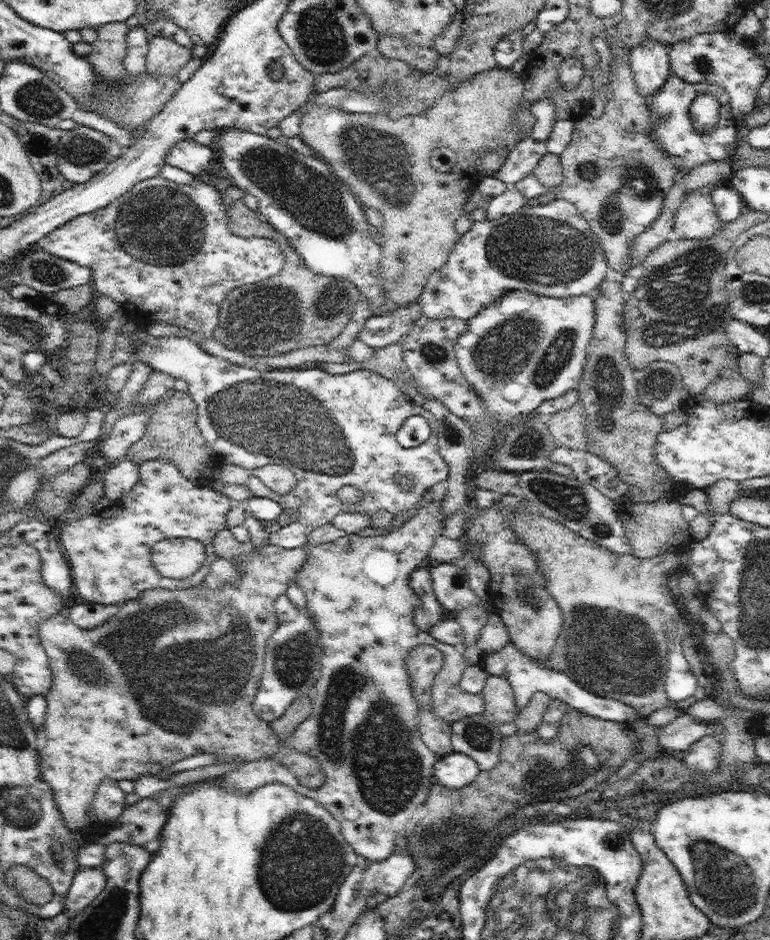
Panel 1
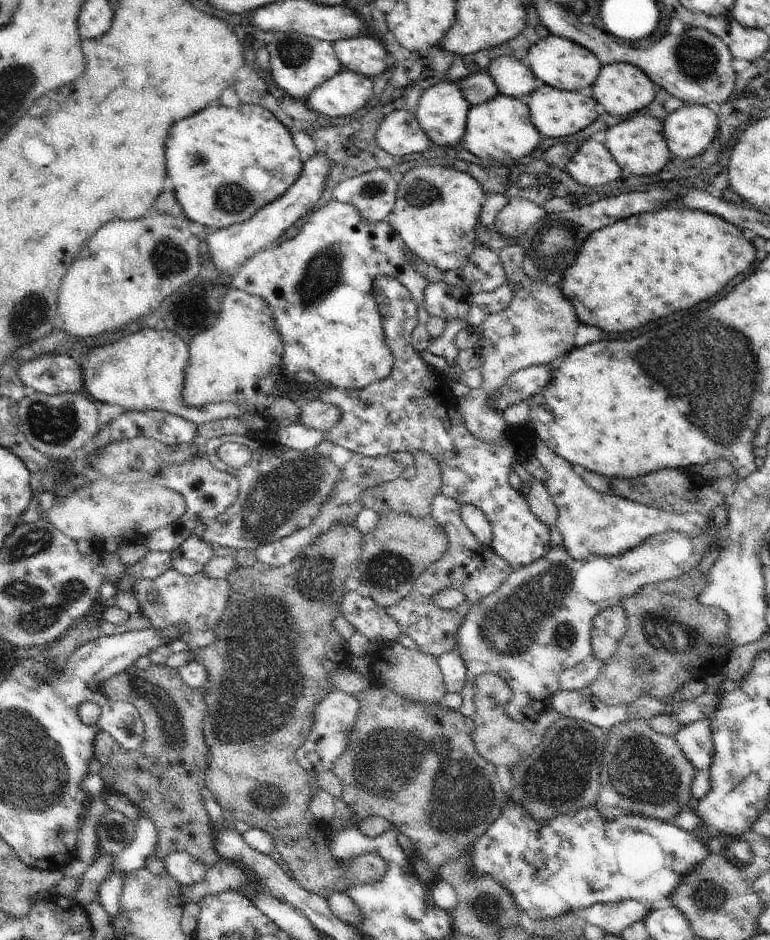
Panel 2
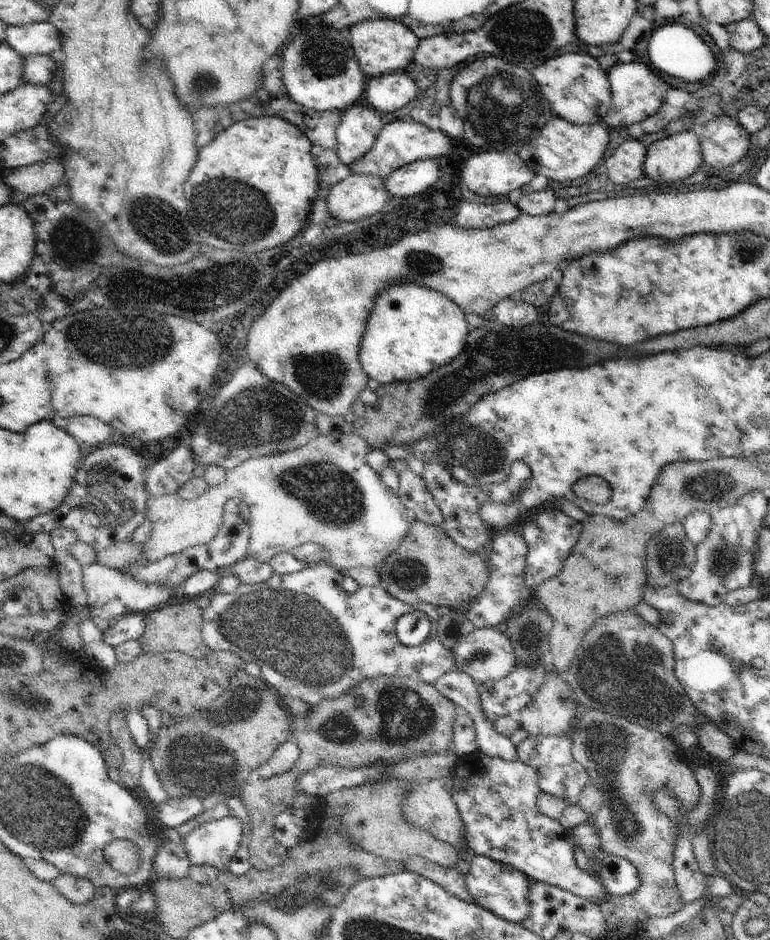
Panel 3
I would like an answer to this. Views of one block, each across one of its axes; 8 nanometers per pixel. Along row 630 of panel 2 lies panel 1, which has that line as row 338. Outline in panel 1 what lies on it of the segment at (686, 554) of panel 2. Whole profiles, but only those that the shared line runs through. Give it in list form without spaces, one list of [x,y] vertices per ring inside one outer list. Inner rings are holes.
[[[522,290],[506,292],[498,296],[494,304],[468,320],[466,330],[461,332],[455,344],[455,355],[466,381],[481,397],[486,407],[485,416],[489,422],[483,429],[471,428],[473,455],[467,468],[469,475],[474,476],[474,471],[484,462],[484,458],[494,453],[494,449],[505,433],[503,428],[506,425],[538,411],[538,406],[545,400],[558,398],[578,388],[585,367],[586,347],[592,338],[594,325],[594,299],[588,295],[556,299]]]

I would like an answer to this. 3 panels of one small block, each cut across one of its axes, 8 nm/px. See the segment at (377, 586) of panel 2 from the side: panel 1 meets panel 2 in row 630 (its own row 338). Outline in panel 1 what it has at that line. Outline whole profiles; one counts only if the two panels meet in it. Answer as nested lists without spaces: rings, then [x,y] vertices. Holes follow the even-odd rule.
[[[238,199],[231,204],[227,215],[230,232],[244,239],[266,236],[278,241],[286,264],[279,274],[252,286],[240,286],[225,296],[219,309],[219,324],[213,337],[230,350],[250,356],[280,356],[305,346],[326,345],[338,338],[352,317],[362,293],[354,284],[340,277],[314,274],[306,267],[298,252],[286,237],[258,219],[252,210]]]

